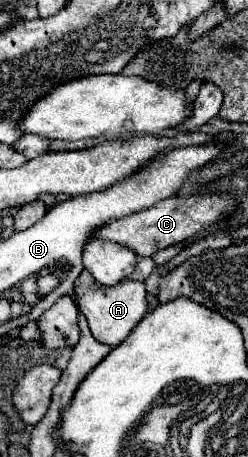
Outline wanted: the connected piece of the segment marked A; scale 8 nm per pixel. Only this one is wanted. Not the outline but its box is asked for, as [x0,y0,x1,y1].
[74,271,148,347]

